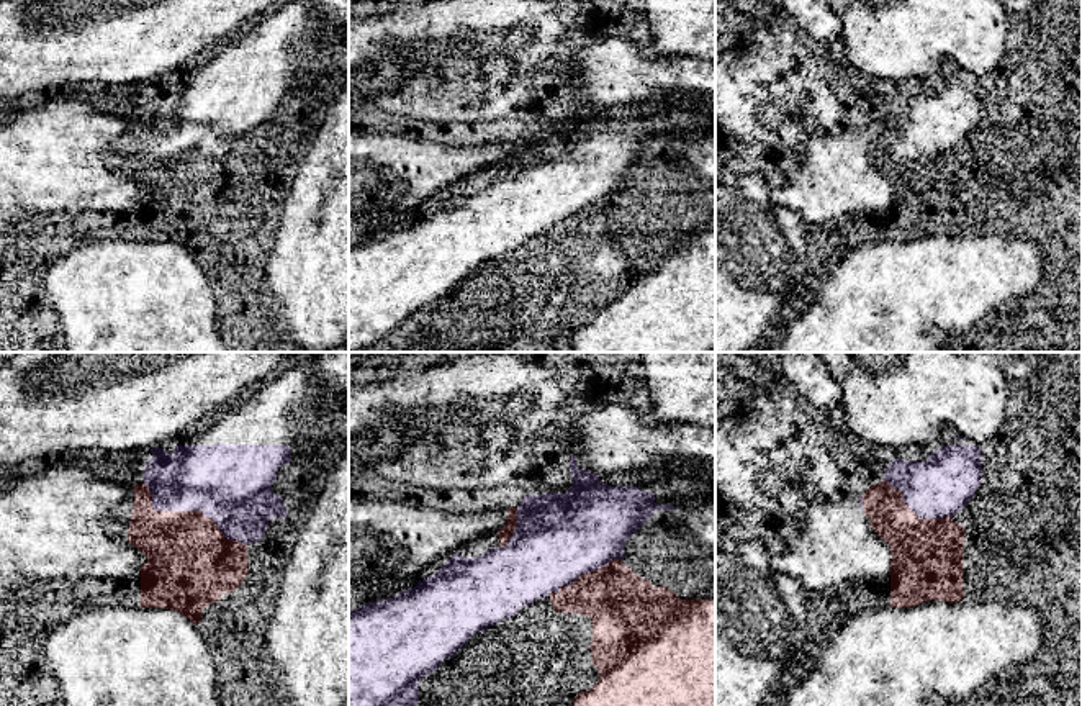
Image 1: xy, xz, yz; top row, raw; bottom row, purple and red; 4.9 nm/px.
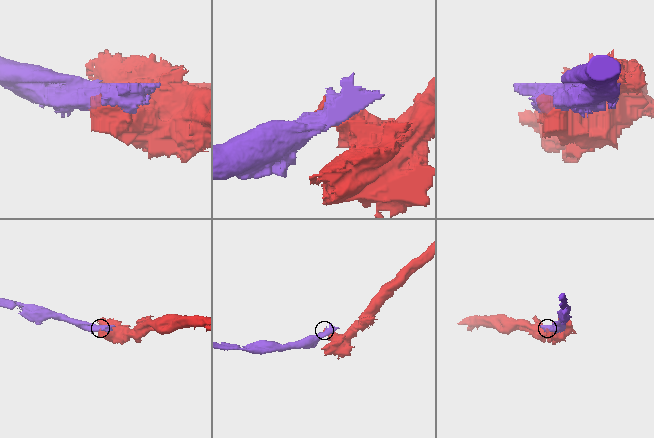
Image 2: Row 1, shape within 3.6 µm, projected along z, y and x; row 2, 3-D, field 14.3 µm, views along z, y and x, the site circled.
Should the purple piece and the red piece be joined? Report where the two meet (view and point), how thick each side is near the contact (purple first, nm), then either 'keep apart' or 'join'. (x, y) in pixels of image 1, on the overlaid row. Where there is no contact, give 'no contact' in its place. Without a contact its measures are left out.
contact xy (189, 510); calibres 380 and 420 nm; keep apart

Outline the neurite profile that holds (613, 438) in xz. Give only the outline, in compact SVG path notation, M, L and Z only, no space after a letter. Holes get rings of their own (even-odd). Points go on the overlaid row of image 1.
M607 400L581 416L563 437L576 465L597 477L648 465L658 457L694 457L715 464L715 429L660 419Z

